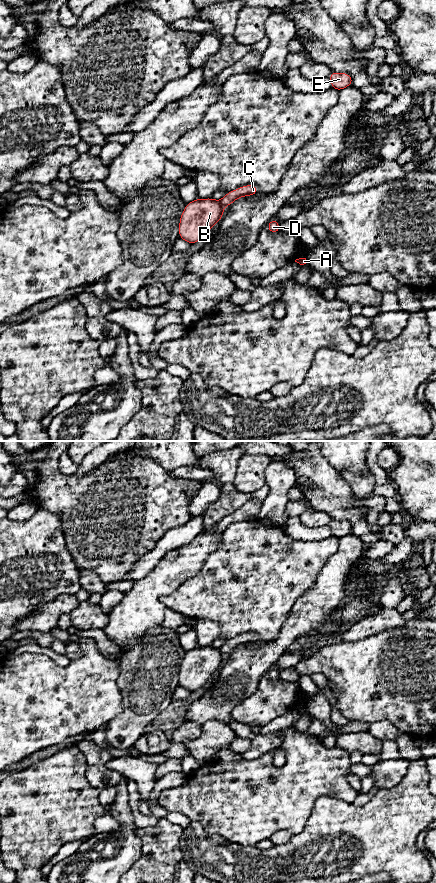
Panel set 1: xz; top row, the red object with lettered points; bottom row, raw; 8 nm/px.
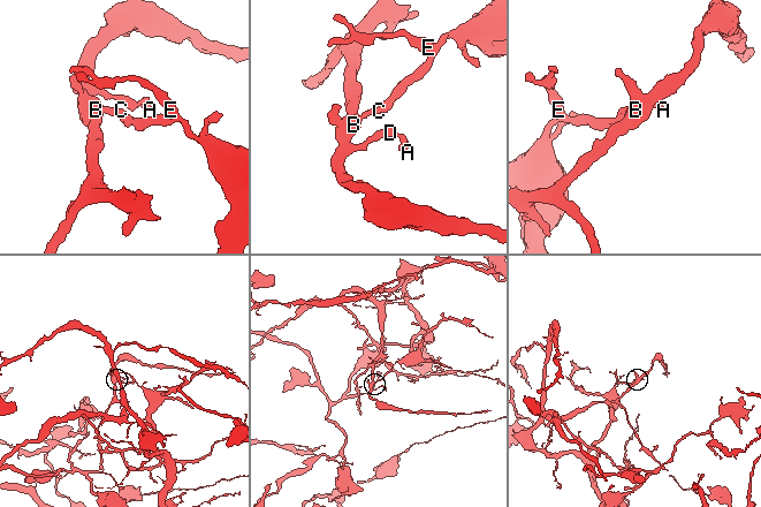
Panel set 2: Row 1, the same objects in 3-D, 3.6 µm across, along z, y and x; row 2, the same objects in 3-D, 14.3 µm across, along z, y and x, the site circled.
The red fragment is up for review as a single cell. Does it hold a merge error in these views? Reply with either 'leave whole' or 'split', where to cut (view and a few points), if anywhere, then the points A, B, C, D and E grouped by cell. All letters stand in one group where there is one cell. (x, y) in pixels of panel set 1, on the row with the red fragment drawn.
split; cut in xz along (219, 201), (223, 206); A B D / C E

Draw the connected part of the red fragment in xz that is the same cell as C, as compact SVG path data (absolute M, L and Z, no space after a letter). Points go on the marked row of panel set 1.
M245 185L229 193L226 193L224 197L220 200L220 203L223 206L229 206L238 198L256 195L257 192L258 188L255 185Z

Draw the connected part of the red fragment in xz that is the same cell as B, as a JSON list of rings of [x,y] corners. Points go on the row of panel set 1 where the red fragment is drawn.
[[[197,198],[187,203],[179,221],[179,238],[189,244],[200,241],[223,214],[224,206],[213,198]]]

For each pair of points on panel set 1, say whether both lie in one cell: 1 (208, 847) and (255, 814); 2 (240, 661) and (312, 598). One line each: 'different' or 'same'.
1: different
2: same

